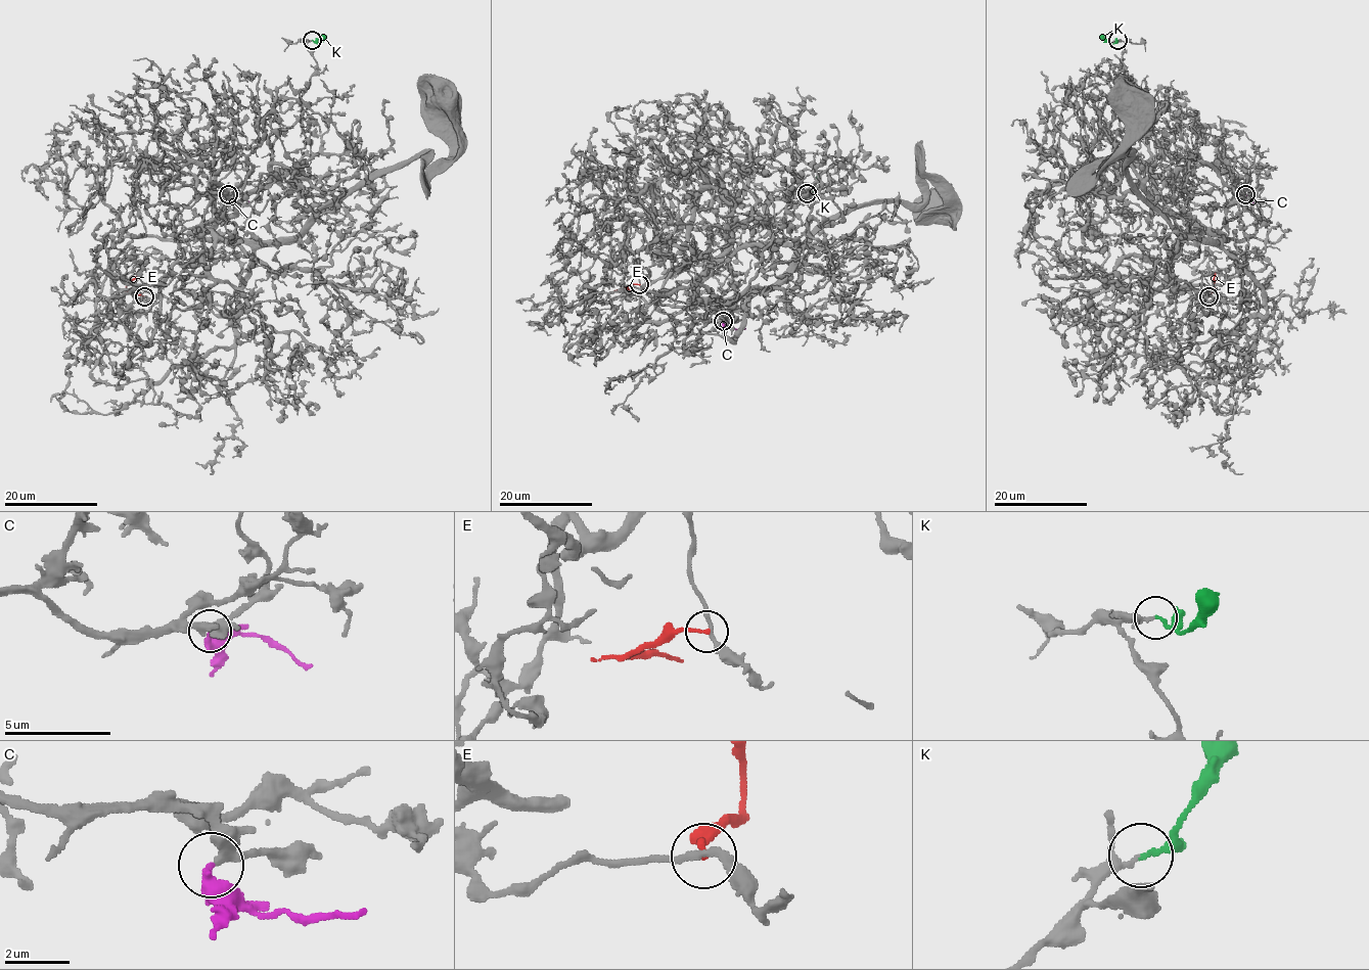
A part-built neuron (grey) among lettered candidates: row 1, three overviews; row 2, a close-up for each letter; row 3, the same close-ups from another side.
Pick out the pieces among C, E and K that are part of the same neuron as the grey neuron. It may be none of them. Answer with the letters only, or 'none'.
C

